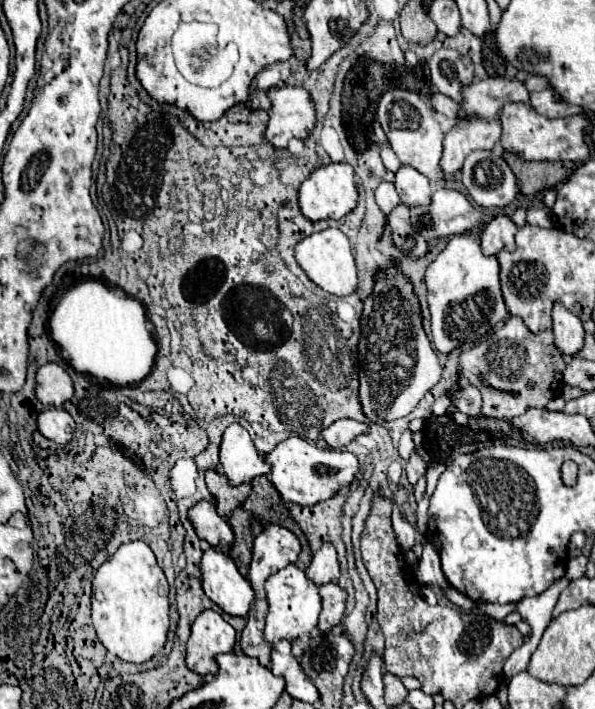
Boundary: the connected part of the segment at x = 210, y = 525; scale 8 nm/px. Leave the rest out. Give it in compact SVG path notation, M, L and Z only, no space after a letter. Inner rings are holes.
M200 501L190 509L190 521L194 523L194 529L200 539L208 541L214 549L228 553L234 543L234 531L230 523L220 517L214 509L214 503Z

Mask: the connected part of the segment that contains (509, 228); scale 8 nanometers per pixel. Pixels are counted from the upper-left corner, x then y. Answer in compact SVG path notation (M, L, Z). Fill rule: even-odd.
M508 215L494 217L482 231L482 237L480 237L482 251L486 255L496 255L502 249L514 251L514 235L516 235L516 231L518 231L518 227L512 223L512 219Z

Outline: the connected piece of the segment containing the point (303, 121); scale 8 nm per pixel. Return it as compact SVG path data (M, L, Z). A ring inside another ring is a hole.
M274 87L274 89L268 91L268 95L272 99L270 123L268 123L268 129L266 129L268 143L278 147L278 149L286 149L286 145L292 137L306 139L316 125L316 107L314 107L310 93L302 87Z

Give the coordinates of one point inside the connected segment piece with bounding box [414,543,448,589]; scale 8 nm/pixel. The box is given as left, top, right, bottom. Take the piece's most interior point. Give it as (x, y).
(428, 571)

